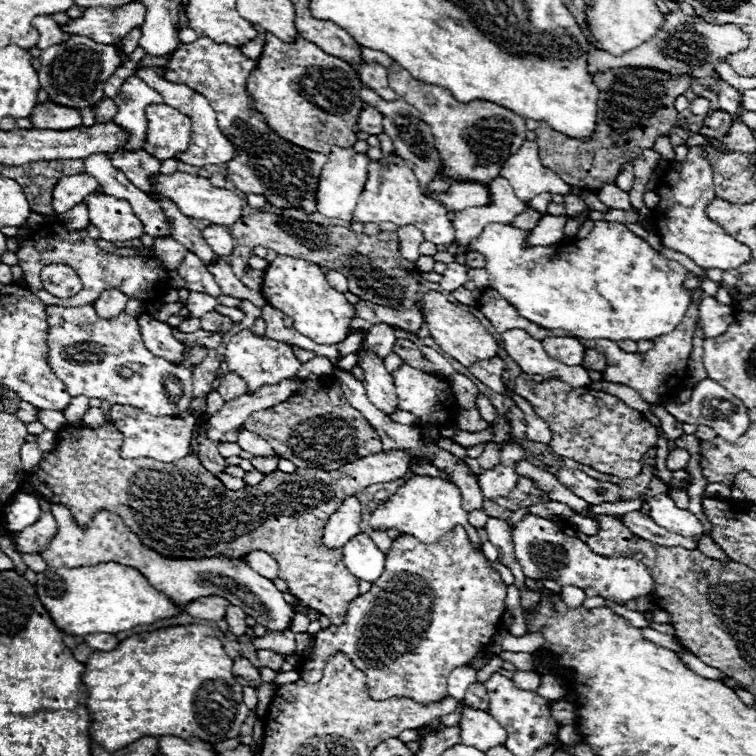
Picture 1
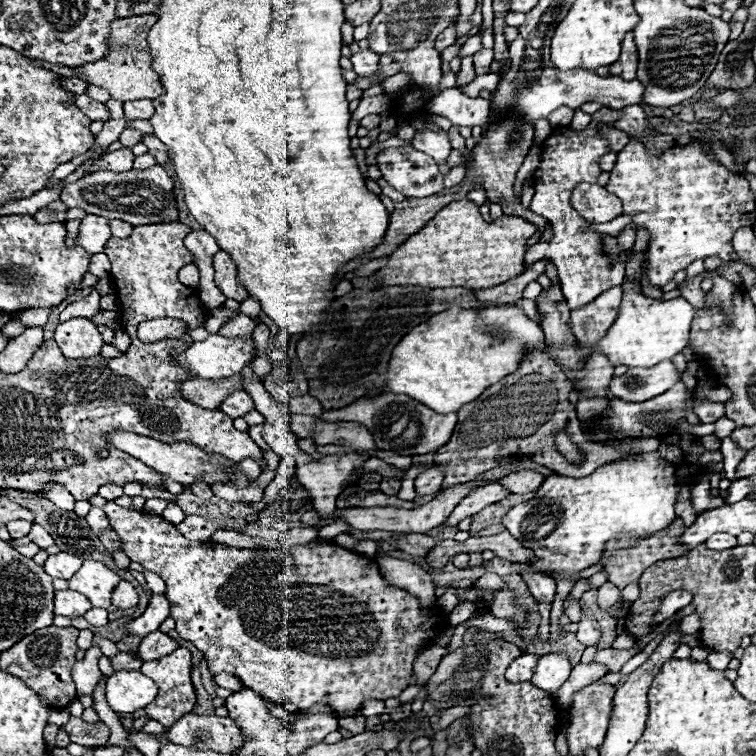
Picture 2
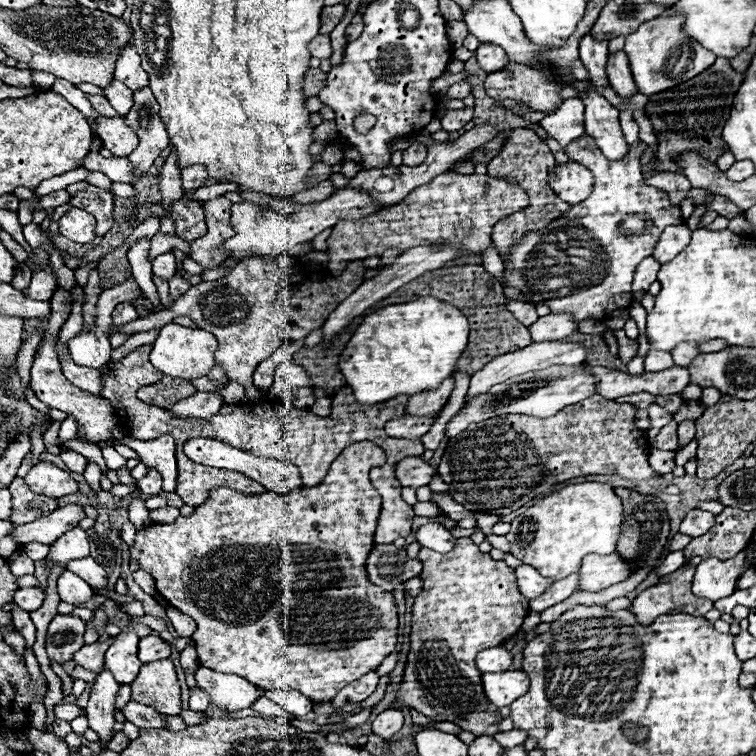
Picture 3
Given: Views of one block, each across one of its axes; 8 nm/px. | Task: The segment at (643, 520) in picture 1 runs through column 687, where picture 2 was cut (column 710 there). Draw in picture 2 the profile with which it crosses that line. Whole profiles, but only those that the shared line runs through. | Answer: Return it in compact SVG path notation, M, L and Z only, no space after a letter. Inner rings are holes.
M718 532L716 536L712 536L712 538L706 540L706 546L708 546L708 548L714 548L714 550L726 550L726 548L732 548L732 546L736 546L736 544L738 544L738 542L736 542L736 536L722 534L722 532Z

